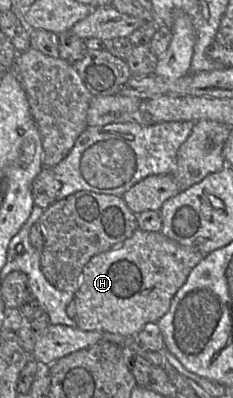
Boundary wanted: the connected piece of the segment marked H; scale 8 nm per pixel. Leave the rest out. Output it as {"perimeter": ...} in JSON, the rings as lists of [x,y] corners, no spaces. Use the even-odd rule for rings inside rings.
{"perimeter":[[[137,229],[123,243],[93,256],[83,267],[80,285],[73,297],[76,308],[73,319],[77,328],[83,331],[135,336],[145,324],[157,323],[168,312],[173,297],[204,256],[197,250],[166,237],[161,232]]]}

